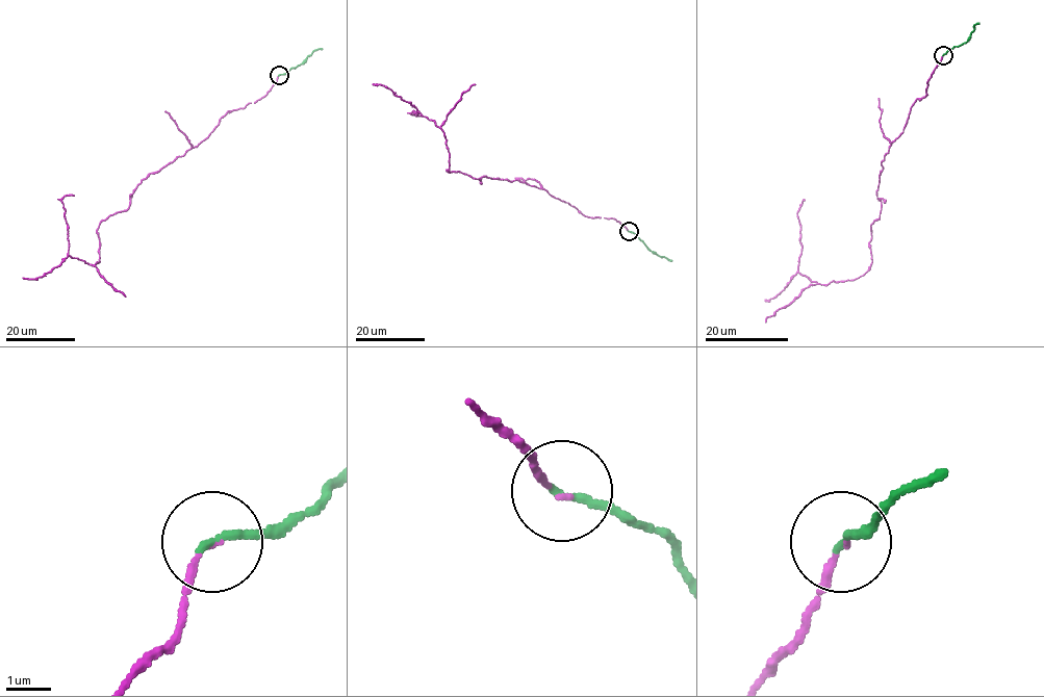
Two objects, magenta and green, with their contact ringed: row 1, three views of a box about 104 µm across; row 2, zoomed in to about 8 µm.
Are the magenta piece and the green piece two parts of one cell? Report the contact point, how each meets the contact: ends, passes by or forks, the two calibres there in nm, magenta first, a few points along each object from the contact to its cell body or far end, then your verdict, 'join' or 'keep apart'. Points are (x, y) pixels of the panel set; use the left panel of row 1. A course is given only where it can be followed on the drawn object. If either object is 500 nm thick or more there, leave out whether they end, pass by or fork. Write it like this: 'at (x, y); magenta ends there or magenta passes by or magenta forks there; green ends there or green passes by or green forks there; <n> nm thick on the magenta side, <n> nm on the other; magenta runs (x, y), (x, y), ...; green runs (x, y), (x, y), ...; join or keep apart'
at (279, 75); magenta ends there; green ends there; 100 nm thick on the magenta side, 170 nm on the other; magenta runs (279, 75), (102, 220), (94, 265), (68, 254), (61, 200), (74, 196); green runs (279, 75), (300, 66), (314, 50), (322, 48); join

